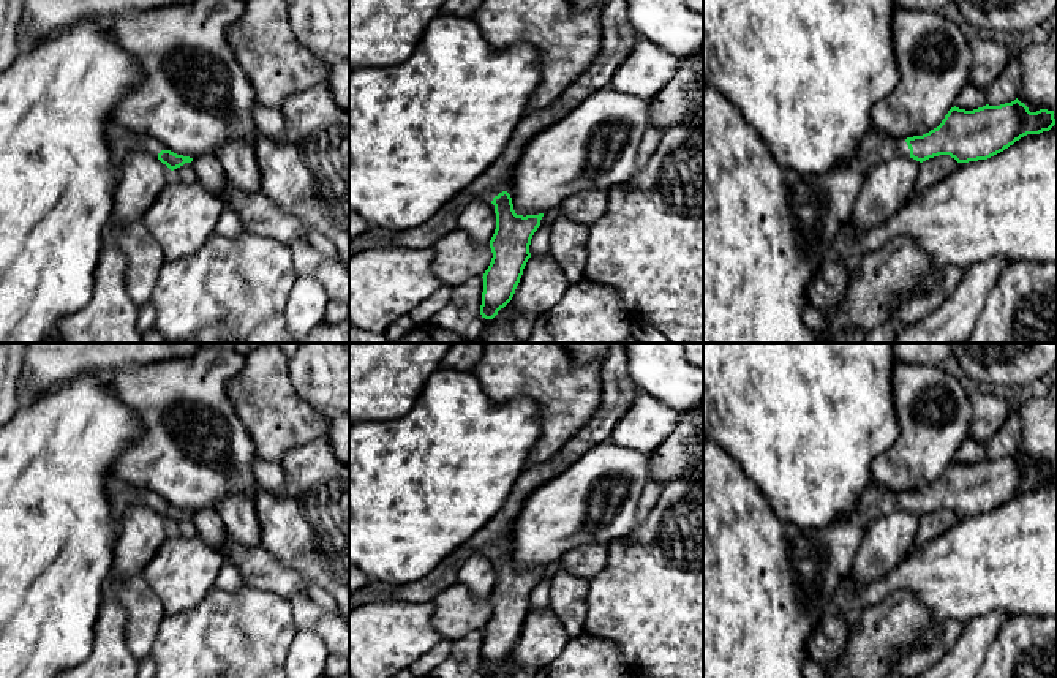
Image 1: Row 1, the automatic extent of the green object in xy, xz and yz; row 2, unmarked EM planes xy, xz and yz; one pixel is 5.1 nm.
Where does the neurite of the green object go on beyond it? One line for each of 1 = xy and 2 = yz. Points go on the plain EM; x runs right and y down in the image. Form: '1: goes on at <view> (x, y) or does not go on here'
1: goes on at xy (122, 495)
2: goes on at yz (876, 501)

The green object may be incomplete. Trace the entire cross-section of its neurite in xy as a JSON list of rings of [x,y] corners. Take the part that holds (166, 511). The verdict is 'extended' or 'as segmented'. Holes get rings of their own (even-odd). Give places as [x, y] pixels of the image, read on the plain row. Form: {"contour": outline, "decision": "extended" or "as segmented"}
{"contour": [[[112,476],[106,482],[107,495],[111,499],[112,514],[120,518],[128,507],[142,506],[158,512],[171,525],[193,515],[190,510],[177,509],[164,501],[160,495],[145,488],[126,484],[125,480]]], "decision": "extended"}

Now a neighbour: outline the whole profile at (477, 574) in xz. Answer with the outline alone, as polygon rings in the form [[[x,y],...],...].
[[[476,553],[458,569],[457,583],[477,599],[488,599],[496,583],[495,559],[488,553]]]

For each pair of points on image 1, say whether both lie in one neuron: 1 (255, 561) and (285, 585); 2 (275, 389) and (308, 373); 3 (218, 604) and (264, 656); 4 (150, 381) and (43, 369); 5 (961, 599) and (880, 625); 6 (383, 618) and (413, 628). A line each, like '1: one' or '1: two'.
1: one
2: two
3: one
4: two
5: two
6: one

